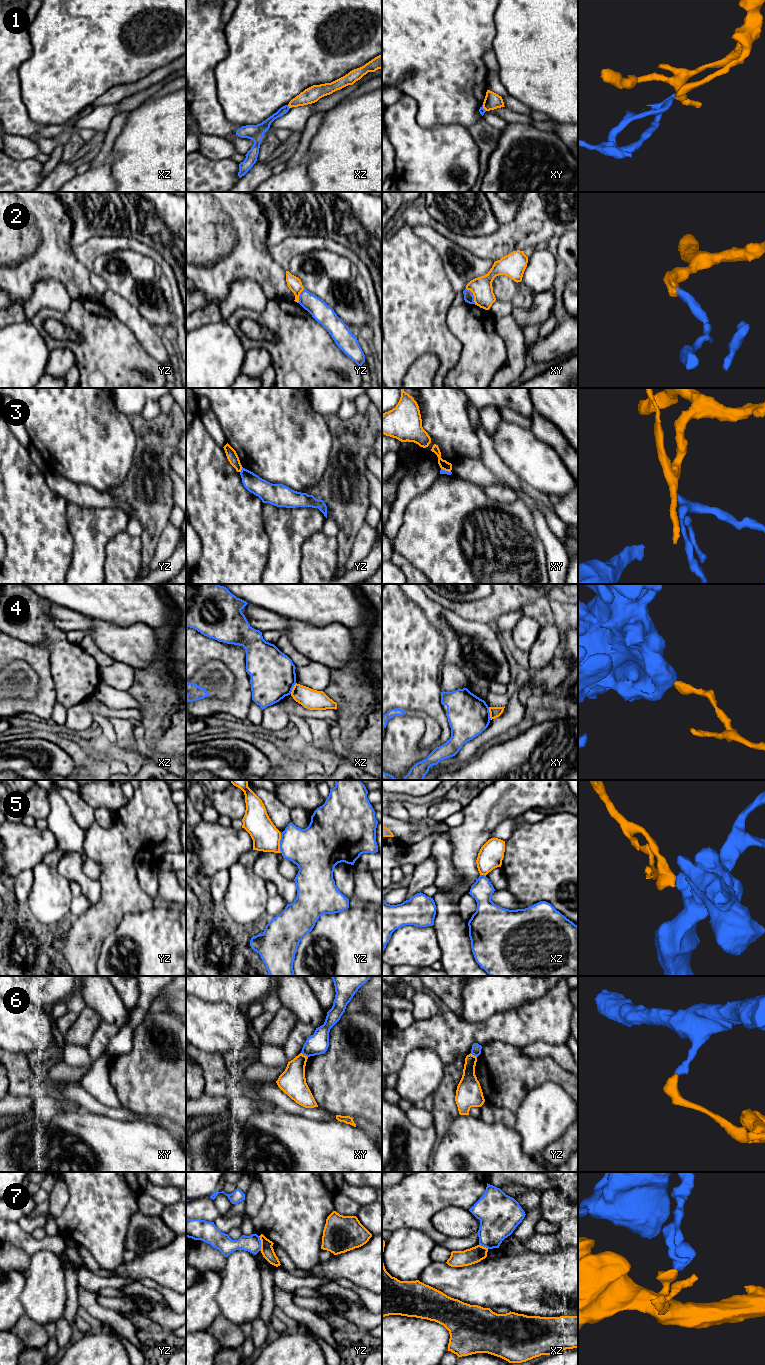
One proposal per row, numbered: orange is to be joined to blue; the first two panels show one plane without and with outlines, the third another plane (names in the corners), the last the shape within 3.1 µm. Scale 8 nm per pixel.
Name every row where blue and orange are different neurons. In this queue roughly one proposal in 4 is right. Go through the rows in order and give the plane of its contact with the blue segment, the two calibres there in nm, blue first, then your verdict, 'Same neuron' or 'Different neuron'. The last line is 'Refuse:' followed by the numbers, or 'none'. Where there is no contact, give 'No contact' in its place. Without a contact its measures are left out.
1: Touches blue in xz. Thickness 80 nm (blue) against 130 nm. Different neuron
2: Touches blue in xy. Thickness 80 nm (blue) against 170 nm. Different neuron
3: Touches blue in yz. Thickness 150 nm (blue) against 90 nm. Different neuron
4: Touches blue in xy. Thickness 340 nm (blue) against 90 nm. Different neuron
5: Touches blue in yz. Thickness 340 nm (blue) against 220 nm. Different neuron
6: Touches blue in xy. Thickness 170 nm (blue) against 220 nm. Different neuron
7: Touches blue in yz. Thickness 140 nm (blue) against 100 nm. Different neuron
Refuse: 1, 2, 3, 4, 5, 6, 7

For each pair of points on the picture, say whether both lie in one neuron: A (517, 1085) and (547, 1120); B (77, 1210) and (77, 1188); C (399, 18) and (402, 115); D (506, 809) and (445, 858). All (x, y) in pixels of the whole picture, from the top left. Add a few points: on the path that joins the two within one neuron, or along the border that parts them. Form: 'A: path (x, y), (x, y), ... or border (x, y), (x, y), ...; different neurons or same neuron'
A: border (546, 1082), (533, 1088), (514, 1112); different neurons
B: path (77, 1205), (77, 1193); same neuron
C: border (403, 94), (409, 95), (416, 102), (416, 115); different neurons
D: border (446, 836), (452, 847), (452, 866), (459, 874); different neurons

